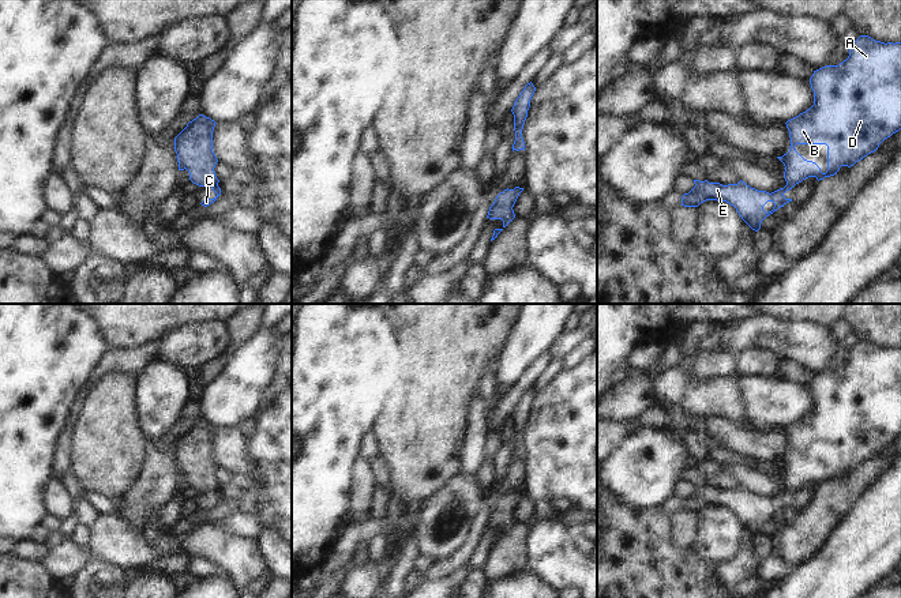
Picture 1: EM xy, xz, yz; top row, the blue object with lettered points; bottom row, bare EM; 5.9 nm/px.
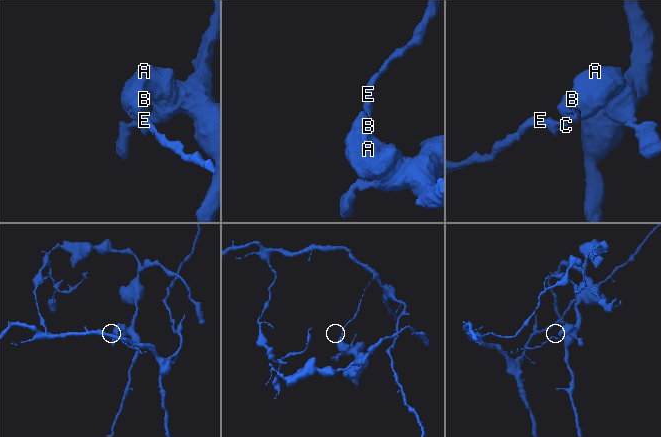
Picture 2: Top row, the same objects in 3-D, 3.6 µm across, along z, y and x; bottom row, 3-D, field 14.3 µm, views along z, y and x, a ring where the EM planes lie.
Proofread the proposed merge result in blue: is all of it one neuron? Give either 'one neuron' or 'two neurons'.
two neurons

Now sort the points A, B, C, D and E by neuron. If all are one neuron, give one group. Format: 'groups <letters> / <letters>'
groups A B D / C E

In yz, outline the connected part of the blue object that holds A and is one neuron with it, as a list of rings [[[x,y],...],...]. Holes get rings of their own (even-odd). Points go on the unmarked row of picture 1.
[[[860,341],[851,350],[846,365],[814,376],[810,390],[814,410],[785,428],[791,452],[787,459],[777,462],[785,471],[787,490],[792,493],[808,482],[819,486],[837,479],[841,471],[853,471],[901,435],[901,347],[885,349]],[[796,450],[826,450],[827,475],[822,478],[815,467],[804,465],[796,456]]]

